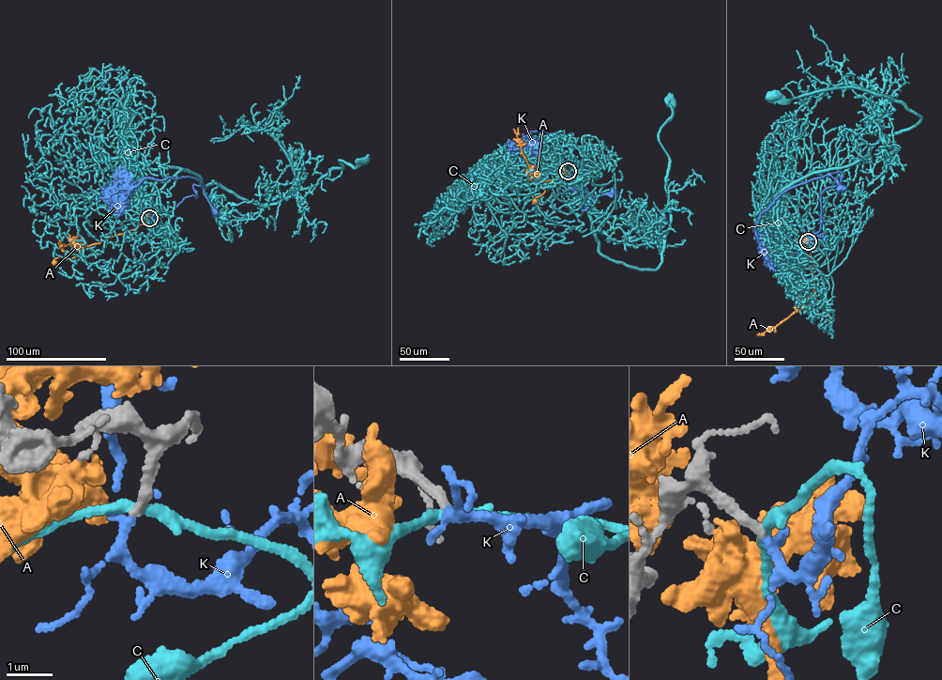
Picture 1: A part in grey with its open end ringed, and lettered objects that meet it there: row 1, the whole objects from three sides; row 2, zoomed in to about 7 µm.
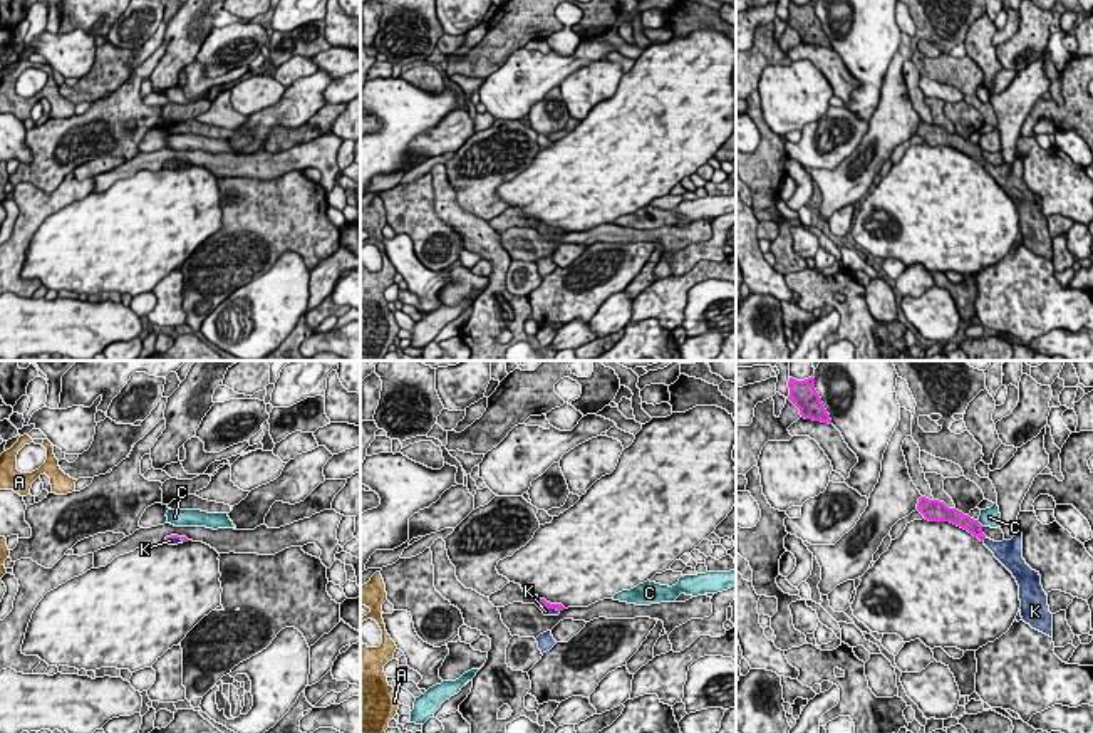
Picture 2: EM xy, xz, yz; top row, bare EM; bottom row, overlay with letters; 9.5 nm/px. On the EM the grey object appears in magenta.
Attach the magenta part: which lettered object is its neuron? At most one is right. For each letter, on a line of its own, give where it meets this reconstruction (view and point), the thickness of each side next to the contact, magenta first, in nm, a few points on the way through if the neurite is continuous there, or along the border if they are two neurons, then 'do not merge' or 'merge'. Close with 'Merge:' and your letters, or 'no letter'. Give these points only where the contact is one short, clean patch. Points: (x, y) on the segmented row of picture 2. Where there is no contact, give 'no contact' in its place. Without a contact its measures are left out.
A: no contact | do not merge
C: yz (979, 524) | 140/190 nm | along yz (978, 520), (983, 525) | do not merge
K: yz (983, 539) | 140/200 nm | across yz (966, 522), (983, 539), (1004, 552) | merge
Merge: K

